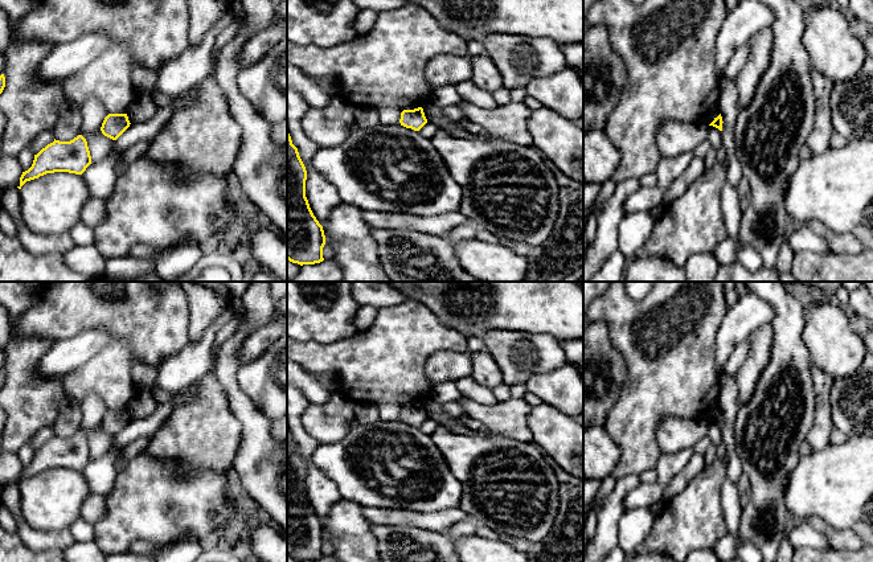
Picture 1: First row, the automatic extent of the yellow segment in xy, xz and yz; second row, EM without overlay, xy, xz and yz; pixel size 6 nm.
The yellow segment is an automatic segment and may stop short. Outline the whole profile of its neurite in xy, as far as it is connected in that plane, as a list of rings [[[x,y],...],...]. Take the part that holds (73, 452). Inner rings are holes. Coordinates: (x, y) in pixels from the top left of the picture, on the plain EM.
[[[78,431],[70,438],[54,435],[53,439],[34,451],[32,463],[22,468],[17,484],[21,485],[26,477],[38,475],[46,469],[69,468],[82,471],[90,460],[90,447],[82,431]]]

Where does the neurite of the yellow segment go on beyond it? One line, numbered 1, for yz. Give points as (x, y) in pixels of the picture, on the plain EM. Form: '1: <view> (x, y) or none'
1: none

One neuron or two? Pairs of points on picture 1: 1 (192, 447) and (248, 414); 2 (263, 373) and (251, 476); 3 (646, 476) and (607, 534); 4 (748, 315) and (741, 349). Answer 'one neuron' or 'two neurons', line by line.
1: two neurons
2: two neurons
3: two neurons
4: two neurons

